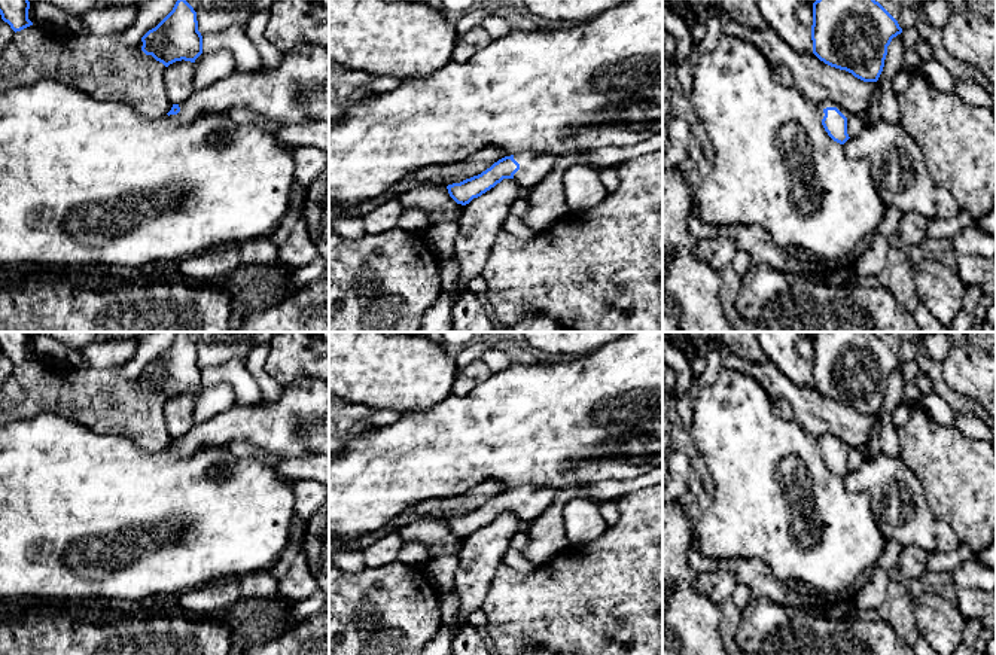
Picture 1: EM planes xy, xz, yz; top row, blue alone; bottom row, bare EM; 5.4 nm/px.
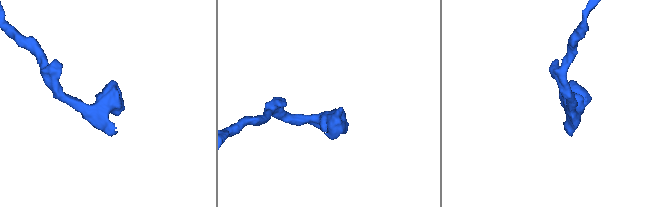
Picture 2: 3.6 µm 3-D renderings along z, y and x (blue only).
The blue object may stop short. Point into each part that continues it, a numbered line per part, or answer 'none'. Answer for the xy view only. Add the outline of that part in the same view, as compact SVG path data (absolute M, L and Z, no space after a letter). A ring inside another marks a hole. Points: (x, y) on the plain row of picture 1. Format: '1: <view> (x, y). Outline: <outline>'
1: xy (276, 426). Outline: M302 377L283 387L277 402L261 399L255 405L234 406L205 423L194 424L179 438L180 445L176 450L194 454L202 448L244 439L283 458L307 456L301 429L328 415L329 384Z

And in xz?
1: xz (533, 500). Outline: M520 485L514 493L520 503L514 508L515 517L523 521L534 521L554 502L561 488Z

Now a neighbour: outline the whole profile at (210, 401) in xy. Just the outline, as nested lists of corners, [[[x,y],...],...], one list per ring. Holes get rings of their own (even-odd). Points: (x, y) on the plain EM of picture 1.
[[[226,384],[204,386],[195,393],[194,424],[201,424],[235,406],[232,387]]]

